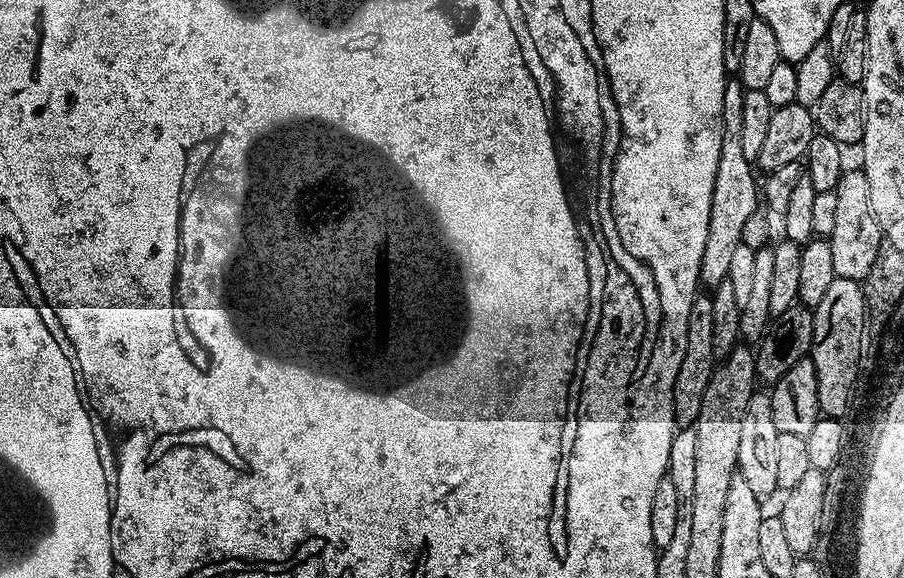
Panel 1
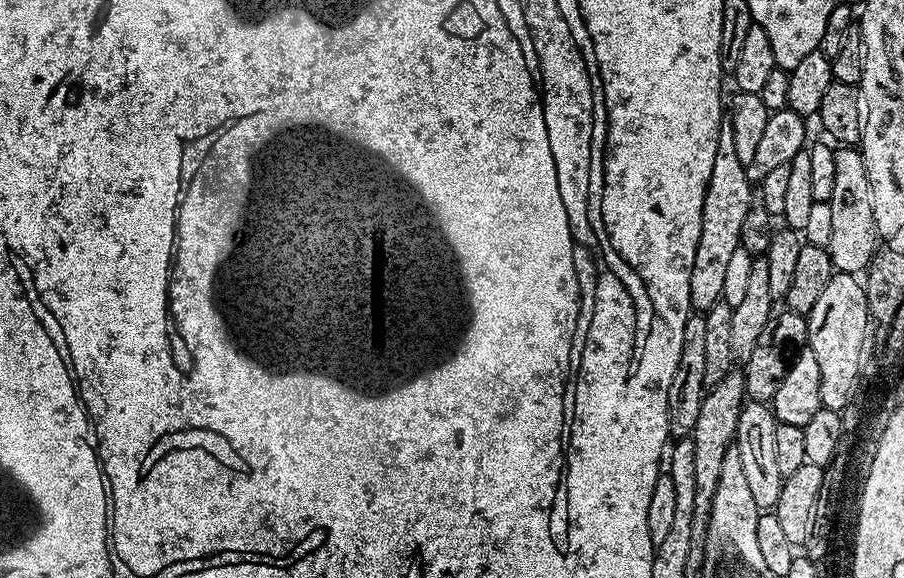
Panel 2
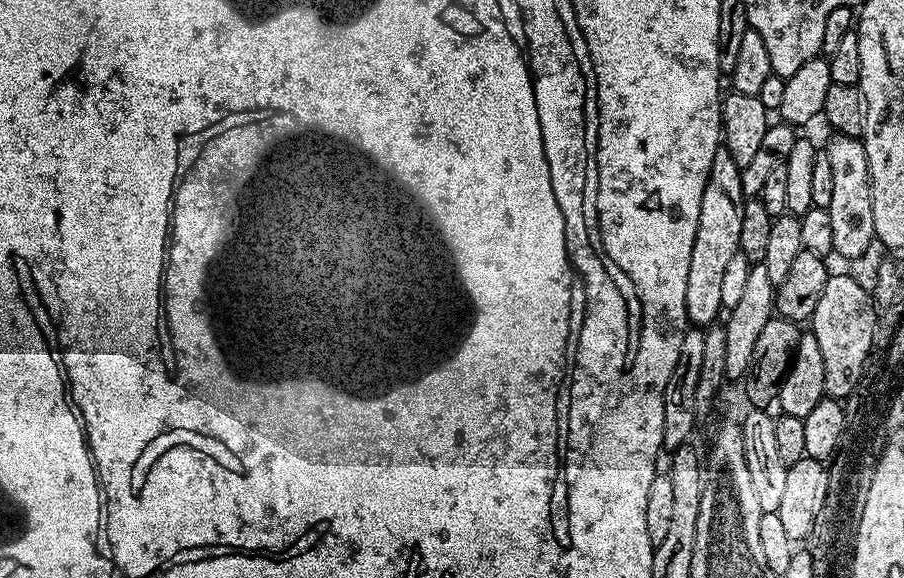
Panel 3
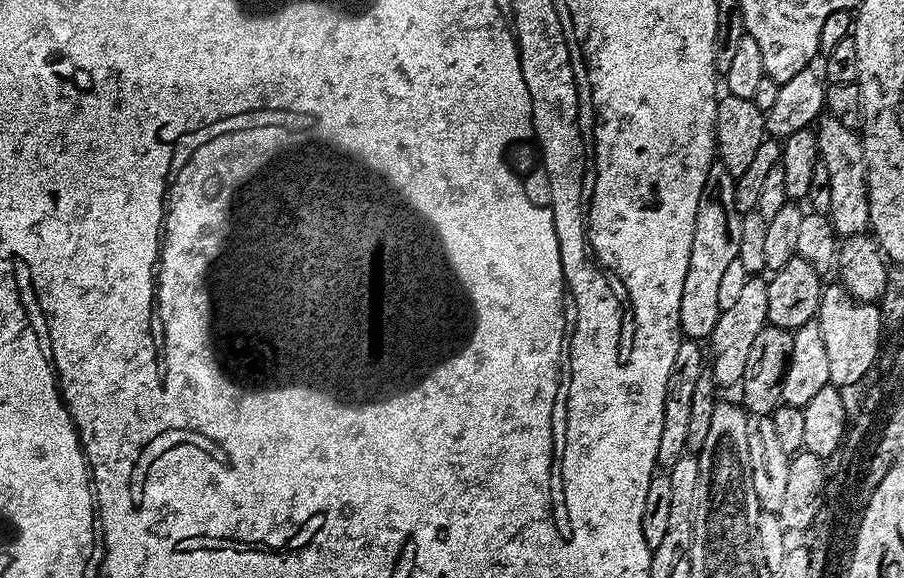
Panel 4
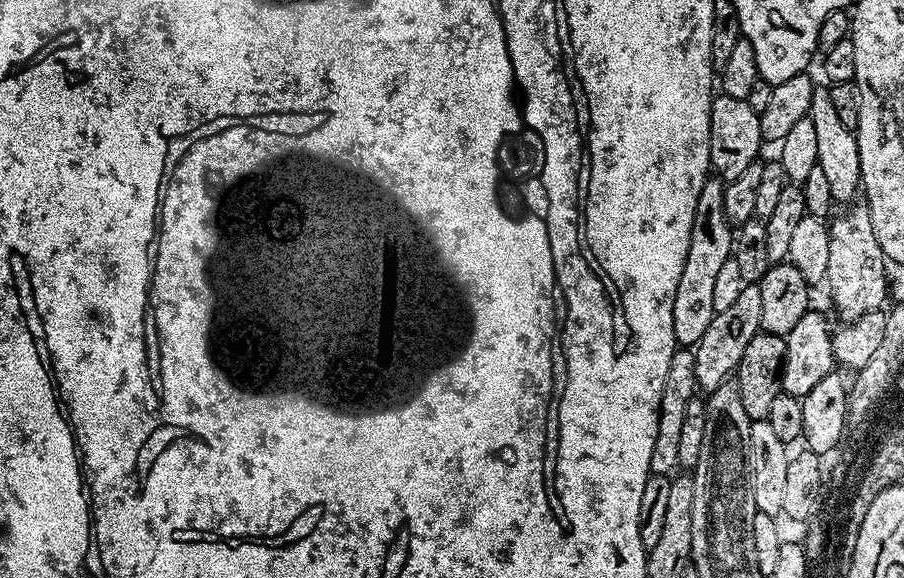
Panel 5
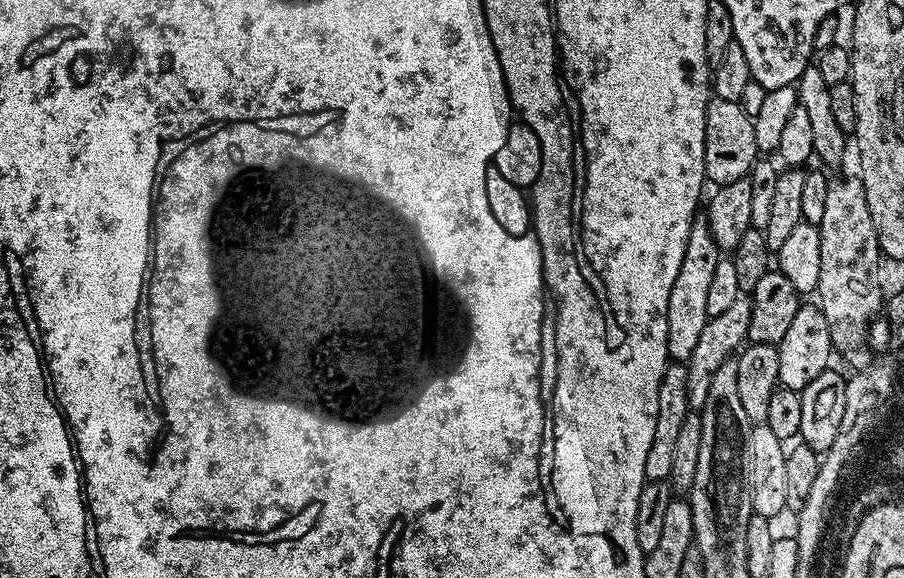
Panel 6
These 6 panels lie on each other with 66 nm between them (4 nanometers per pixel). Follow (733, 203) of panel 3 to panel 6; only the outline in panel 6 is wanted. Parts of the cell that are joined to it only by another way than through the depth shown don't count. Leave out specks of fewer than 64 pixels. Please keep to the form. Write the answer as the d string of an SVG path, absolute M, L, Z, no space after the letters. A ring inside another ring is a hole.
M697 218L692 221L692 229L686 238L686 254L682 254L682 266L674 286L670 286L670 306L666 310L666 346L669 357L676 362L687 362L694 354L694 345L702 334L709 316L706 314L706 297L710 291L710 282L722 253L710 234L707 219Z

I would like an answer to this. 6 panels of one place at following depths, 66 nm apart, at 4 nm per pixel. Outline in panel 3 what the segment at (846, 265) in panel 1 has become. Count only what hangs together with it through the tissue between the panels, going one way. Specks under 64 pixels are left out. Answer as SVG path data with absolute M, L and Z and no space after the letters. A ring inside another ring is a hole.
M832 134L829 137L828 145L823 145L822 150L830 162L832 181L834 181L828 207L832 233L834 233L832 252L835 255L845 256L848 260L856 260L876 240L870 162L866 158L861 137L839 134Z

